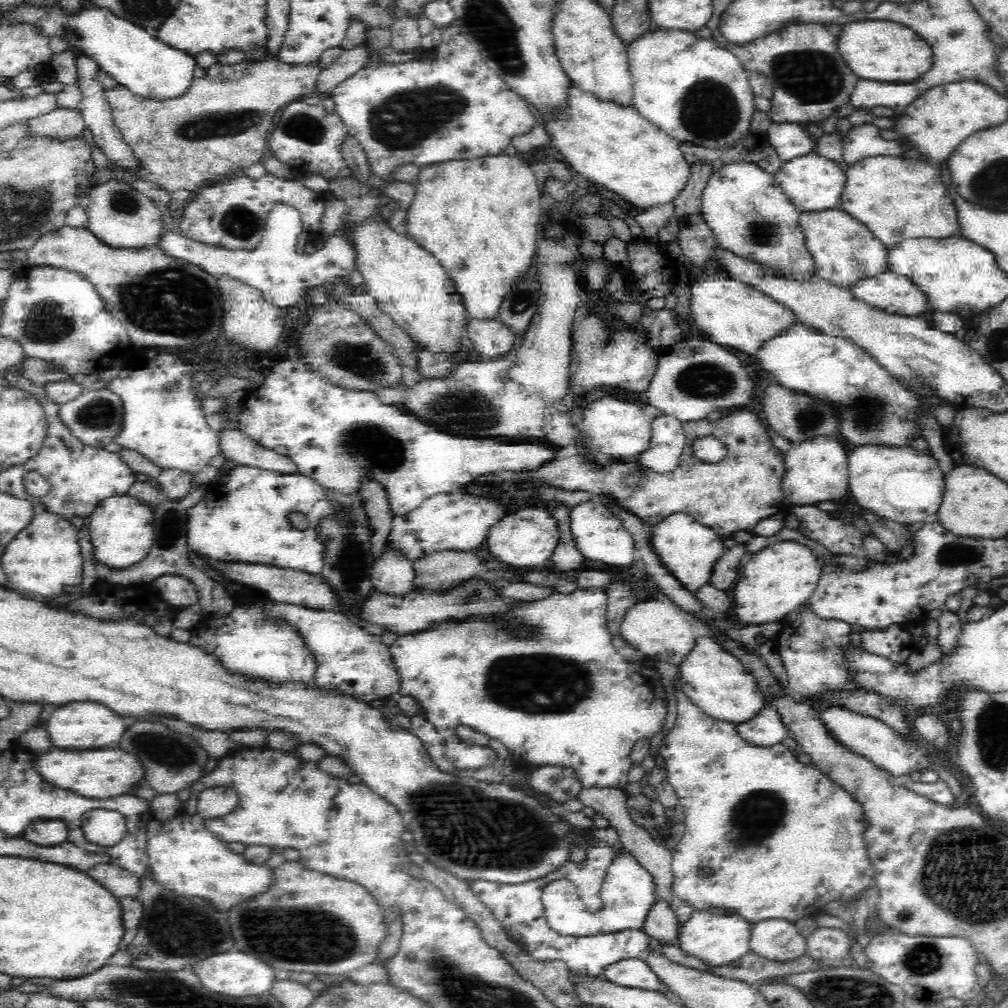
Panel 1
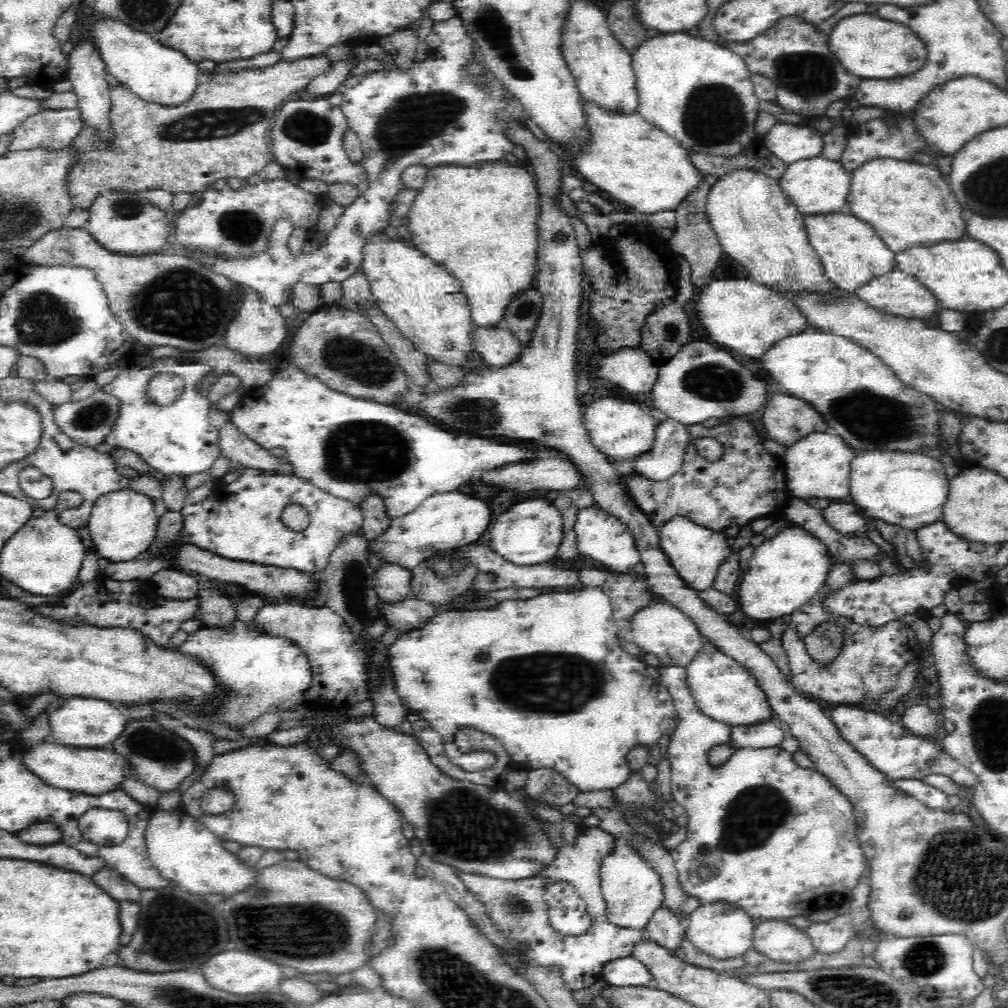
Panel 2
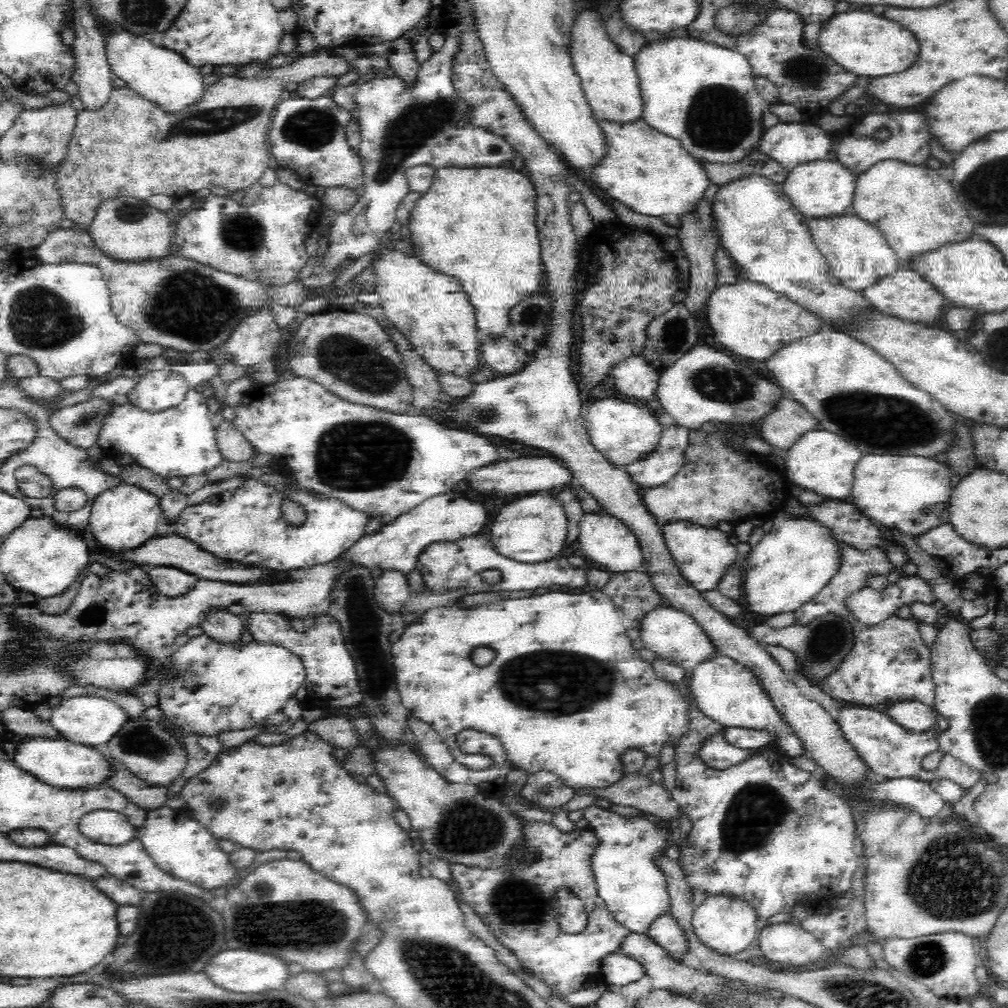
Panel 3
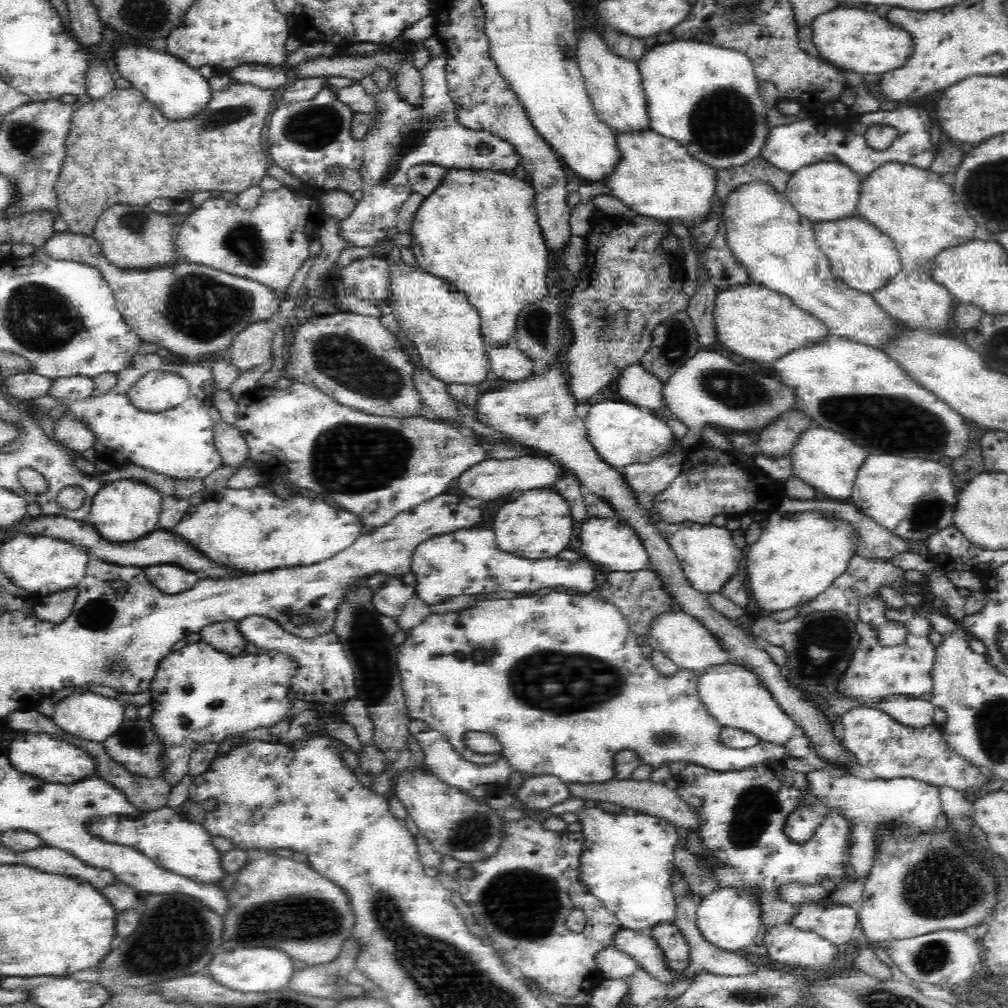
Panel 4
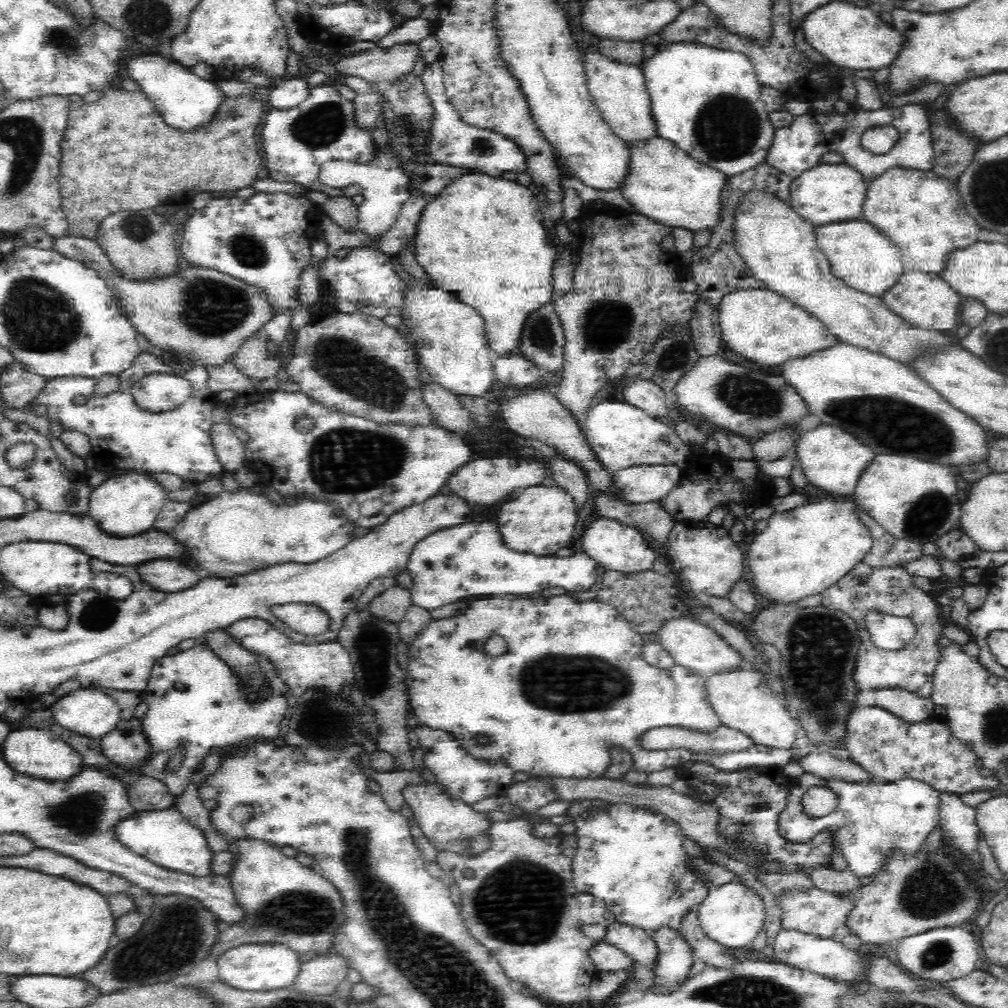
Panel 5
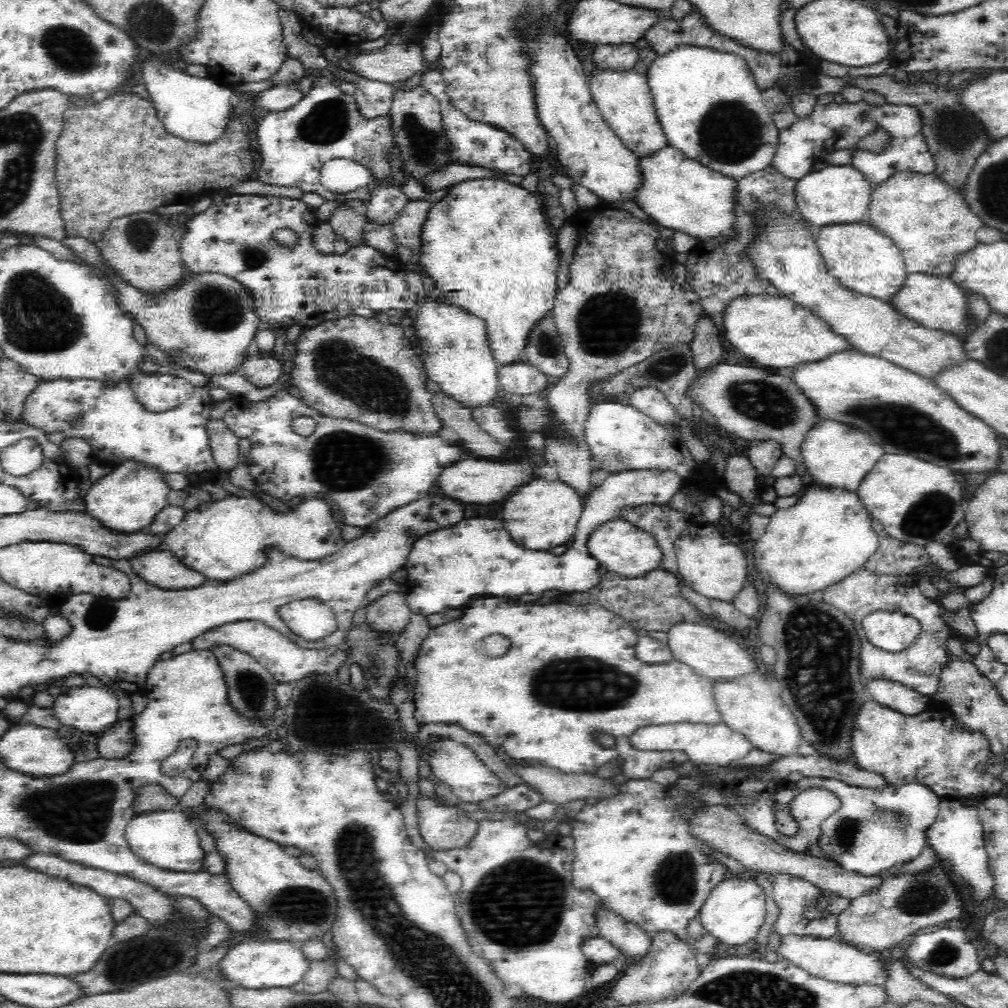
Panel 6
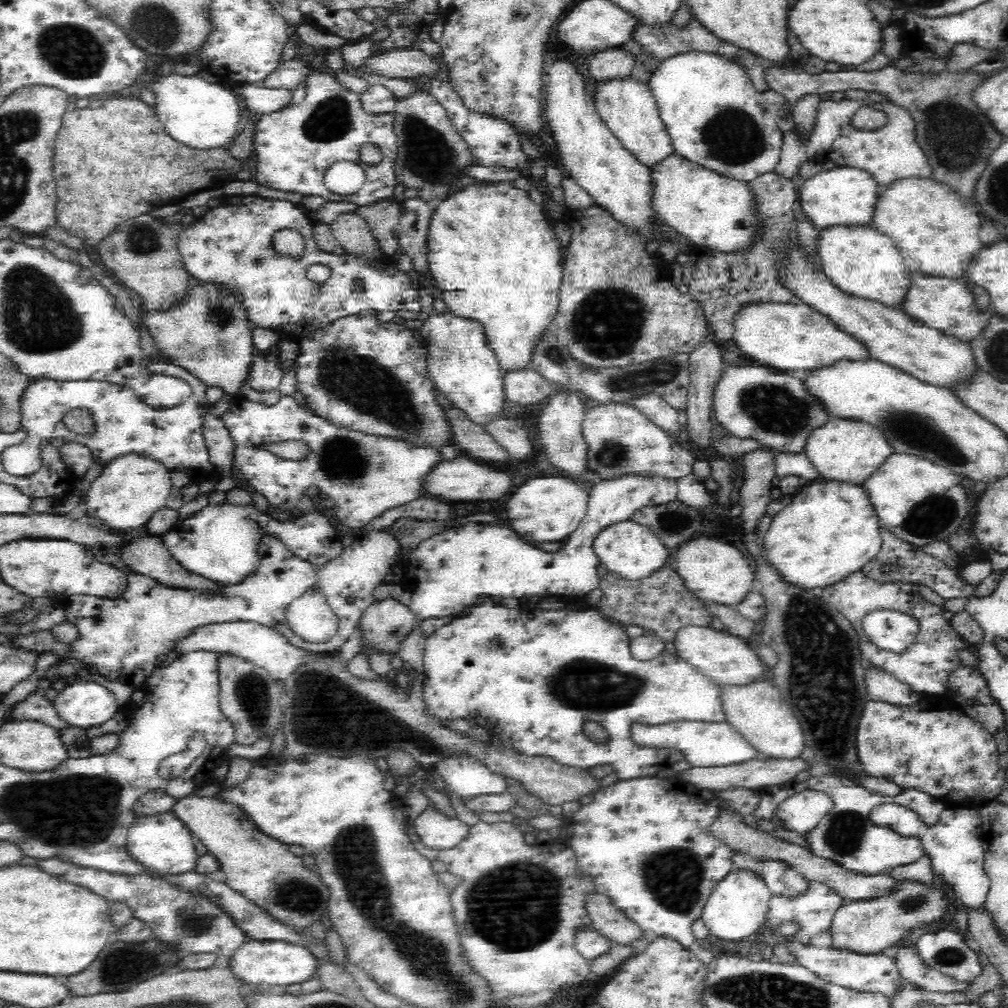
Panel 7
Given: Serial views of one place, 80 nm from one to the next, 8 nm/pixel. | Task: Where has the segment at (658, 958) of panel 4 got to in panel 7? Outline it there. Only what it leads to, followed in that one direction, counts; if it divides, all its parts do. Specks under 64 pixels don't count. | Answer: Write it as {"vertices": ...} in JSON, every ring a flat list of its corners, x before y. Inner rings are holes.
{"vertices":[[594,893,586,902,586,910,592,919,593,929,618,946,628,948,649,936,634,921,628,920,611,905,610,900]]}

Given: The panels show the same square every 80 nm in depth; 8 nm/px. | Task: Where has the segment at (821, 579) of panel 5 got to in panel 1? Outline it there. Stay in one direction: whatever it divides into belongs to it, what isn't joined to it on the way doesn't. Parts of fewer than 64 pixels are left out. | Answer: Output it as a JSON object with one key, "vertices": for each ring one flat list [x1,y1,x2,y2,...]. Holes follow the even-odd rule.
{"vertices":[[788,540,763,548,740,569,731,598,734,616,738,622,754,626,782,622,789,612,797,611,814,592,819,575,816,554,803,544]]}

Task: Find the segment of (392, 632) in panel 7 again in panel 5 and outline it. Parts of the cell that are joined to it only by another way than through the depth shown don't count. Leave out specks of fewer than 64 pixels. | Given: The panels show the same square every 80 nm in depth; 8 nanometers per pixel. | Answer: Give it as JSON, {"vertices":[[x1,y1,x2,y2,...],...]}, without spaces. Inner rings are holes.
{"vertices":[[395,585,378,594,368,607,376,618,398,624,410,605,410,591,405,587]]}

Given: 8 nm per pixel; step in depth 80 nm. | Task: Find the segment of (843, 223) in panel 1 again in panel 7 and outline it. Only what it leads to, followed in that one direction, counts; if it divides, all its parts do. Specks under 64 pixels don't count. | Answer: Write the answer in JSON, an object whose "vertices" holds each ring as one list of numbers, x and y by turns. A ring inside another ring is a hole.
{"vertices":[[871,225,829,226,818,232,817,252,824,272,839,289,898,308,912,274,907,272,905,260,891,238]]}

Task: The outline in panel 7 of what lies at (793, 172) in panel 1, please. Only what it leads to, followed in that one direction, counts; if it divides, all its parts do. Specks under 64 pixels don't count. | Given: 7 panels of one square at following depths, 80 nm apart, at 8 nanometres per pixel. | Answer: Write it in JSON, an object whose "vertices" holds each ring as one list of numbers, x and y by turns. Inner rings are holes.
{"vertices":[[839,164,831,170,824,170,806,180,800,180,797,185,797,206,819,230,836,225,870,225,874,203,881,189,865,171]]}

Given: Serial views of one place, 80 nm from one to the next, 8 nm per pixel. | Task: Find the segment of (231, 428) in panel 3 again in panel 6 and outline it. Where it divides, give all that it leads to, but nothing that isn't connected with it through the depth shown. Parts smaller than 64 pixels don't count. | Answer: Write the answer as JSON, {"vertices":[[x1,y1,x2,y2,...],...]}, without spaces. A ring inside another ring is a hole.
{"vertices":[[222,418,211,419,207,429,212,456,218,467,227,472,236,468,240,462,237,434,230,430]]}

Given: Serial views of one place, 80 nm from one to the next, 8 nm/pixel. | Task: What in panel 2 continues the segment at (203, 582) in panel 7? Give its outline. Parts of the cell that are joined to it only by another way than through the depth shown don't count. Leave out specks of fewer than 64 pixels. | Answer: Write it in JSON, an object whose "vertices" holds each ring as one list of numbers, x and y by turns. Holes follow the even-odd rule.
{"vertices":[[161,571,152,579,157,594,172,601,186,602,197,594,198,583,183,571]]}

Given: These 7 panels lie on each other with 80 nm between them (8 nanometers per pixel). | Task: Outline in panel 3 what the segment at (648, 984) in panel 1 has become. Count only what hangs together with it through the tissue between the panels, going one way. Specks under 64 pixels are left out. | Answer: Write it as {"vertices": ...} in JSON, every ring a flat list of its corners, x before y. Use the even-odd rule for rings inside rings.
{"vertices":[[622,953,608,954,600,967,603,981,614,988,636,983,647,976,640,962]]}

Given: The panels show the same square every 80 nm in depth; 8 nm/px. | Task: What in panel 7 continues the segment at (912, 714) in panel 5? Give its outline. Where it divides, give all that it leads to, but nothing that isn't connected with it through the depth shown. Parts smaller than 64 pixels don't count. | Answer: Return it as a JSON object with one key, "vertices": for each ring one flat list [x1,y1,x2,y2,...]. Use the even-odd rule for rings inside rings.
{"vertices":[[866,669,865,682,870,701,887,702,892,706,901,706,902,708,912,708,920,702,927,702,925,695,914,694,907,684,881,670]]}

